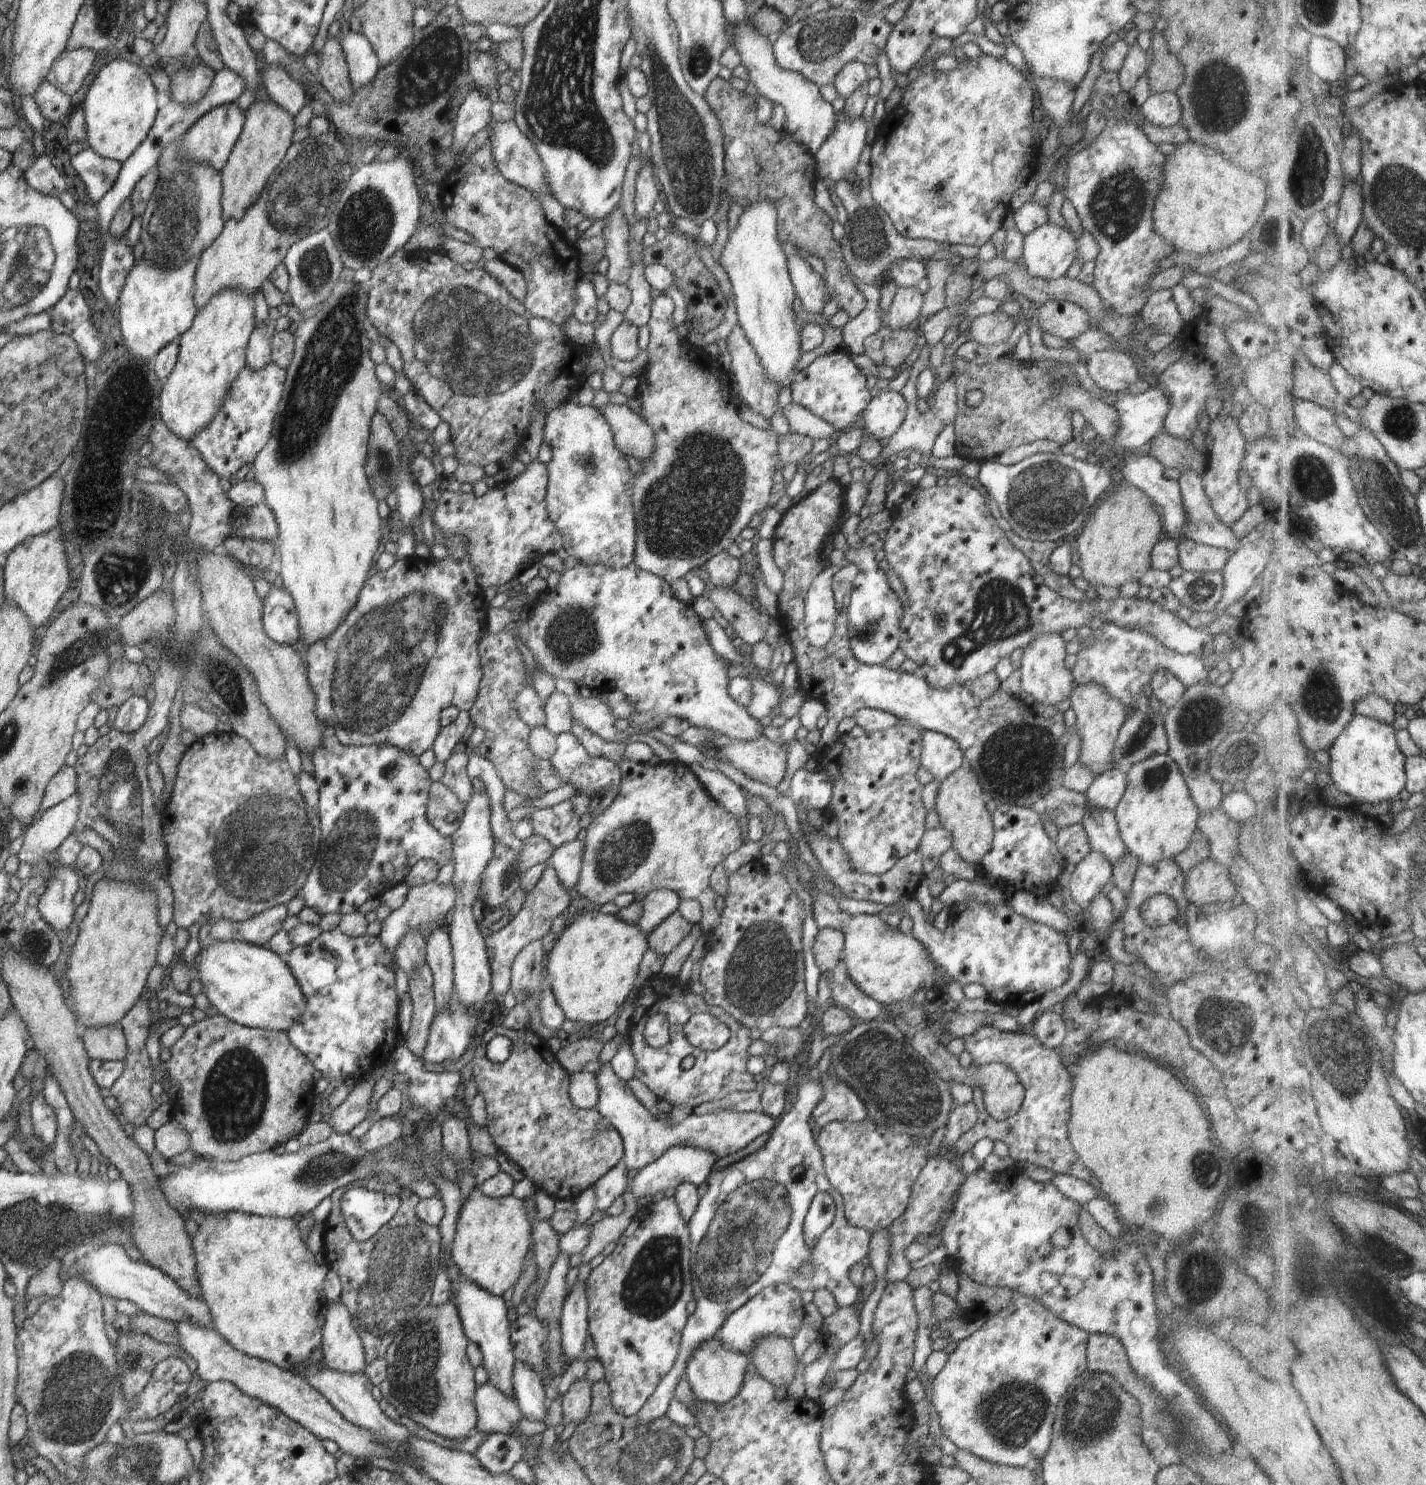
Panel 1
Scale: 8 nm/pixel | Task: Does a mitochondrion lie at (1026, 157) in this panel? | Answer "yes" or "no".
no

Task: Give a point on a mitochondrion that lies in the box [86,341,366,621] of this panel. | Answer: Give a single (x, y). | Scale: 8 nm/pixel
(120, 575)

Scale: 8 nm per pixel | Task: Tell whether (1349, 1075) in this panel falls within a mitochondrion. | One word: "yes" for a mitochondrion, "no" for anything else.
yes

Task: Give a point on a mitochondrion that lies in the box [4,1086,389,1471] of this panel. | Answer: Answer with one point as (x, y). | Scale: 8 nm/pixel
(76, 1394)

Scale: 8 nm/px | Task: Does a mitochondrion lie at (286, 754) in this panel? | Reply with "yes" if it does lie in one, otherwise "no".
no

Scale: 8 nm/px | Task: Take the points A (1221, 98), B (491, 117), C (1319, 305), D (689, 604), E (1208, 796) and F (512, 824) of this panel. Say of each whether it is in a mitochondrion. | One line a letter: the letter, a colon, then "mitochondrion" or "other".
A: mitochondrion
B: other
C: other
D: other
E: other
F: other

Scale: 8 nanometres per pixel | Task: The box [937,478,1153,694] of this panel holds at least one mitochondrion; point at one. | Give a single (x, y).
(1003, 608)

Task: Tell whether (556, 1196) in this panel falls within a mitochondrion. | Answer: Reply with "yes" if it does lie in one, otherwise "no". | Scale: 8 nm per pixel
no

